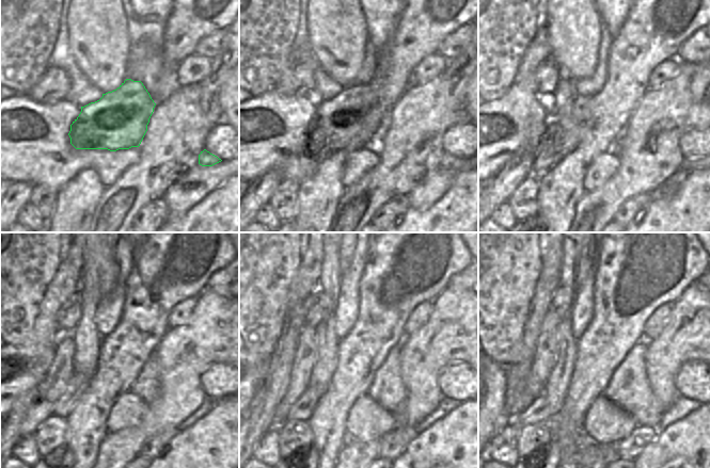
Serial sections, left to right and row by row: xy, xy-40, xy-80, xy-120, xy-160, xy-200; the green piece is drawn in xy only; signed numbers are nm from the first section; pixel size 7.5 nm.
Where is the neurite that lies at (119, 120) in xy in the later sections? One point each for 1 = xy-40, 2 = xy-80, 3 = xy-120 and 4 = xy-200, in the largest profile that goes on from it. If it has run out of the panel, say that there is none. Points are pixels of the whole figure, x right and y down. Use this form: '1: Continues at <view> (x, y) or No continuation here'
1: Continues at xy-40 (349, 122)
2: Continues at xy-80 (564, 133)
3: Continues at xy-120 (78, 383)
4: Continues at xy-200 (537, 410).

